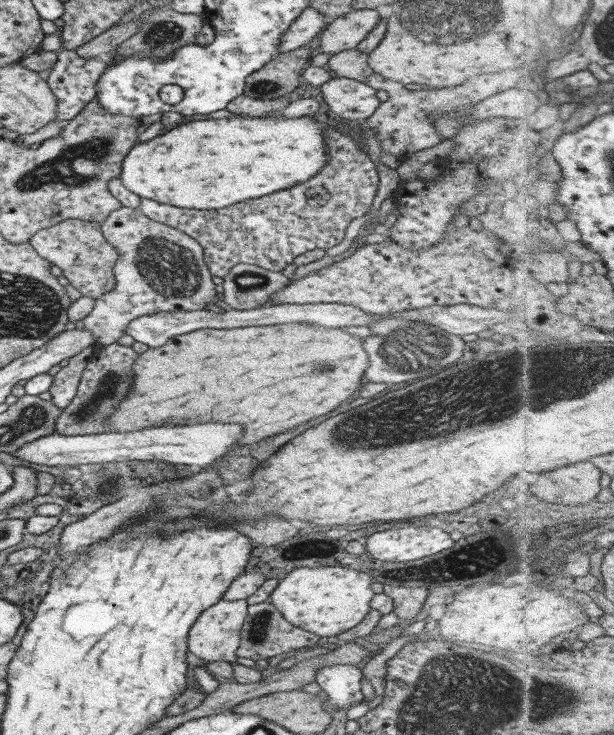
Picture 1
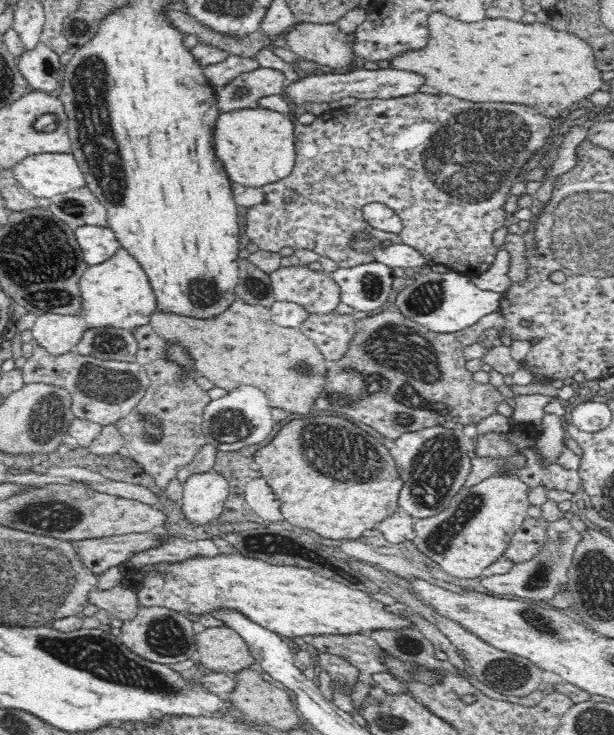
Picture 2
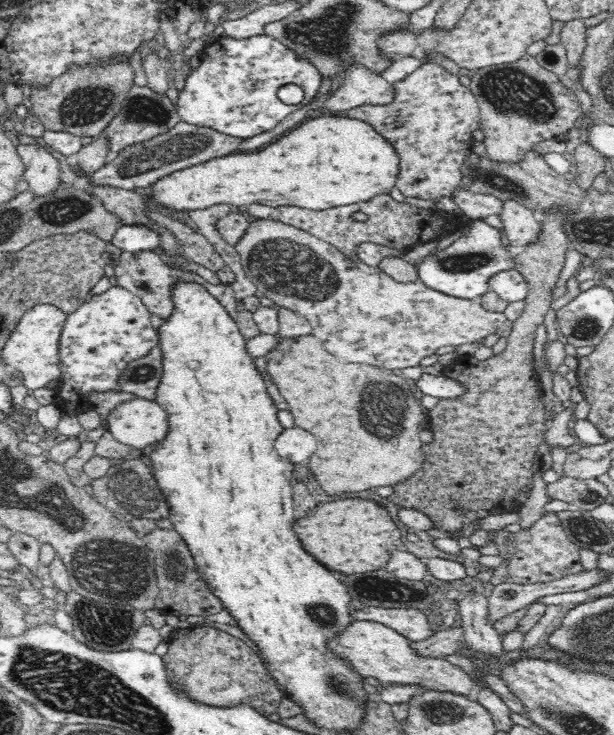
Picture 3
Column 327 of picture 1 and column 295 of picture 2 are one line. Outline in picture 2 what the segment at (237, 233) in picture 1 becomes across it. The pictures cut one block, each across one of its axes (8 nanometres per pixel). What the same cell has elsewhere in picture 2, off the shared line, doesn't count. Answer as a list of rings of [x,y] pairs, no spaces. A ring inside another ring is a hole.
[[[412,93],[407,96],[390,99],[366,99],[359,100],[354,106],[344,106],[336,110],[330,110],[328,113],[322,113],[316,116],[316,120],[311,126],[297,123],[295,125],[294,148],[296,150],[296,163],[292,173],[288,178],[282,178],[278,182],[260,187],[264,193],[264,202],[256,206],[250,206],[246,212],[246,235],[251,242],[254,242],[260,250],[276,252],[286,246],[293,249],[304,248],[312,250],[320,256],[326,256],[336,262],[339,268],[352,268],[358,265],[374,262],[372,253],[356,251],[352,247],[352,241],[357,235],[368,235],[372,243],[383,243],[386,240],[392,243],[406,242],[407,246],[414,247],[421,252],[429,262],[435,264],[444,264],[454,271],[466,274],[469,277],[478,276],[490,268],[491,263],[496,260],[497,249],[494,246],[492,235],[506,224],[506,210],[504,202],[510,196],[510,188],[522,176],[524,165],[539,151],[542,146],[546,146],[549,137],[552,134],[552,121],[546,116],[536,112],[530,106],[522,104],[478,104],[469,101],[460,100],[454,96],[432,96],[426,93]],[[371,202],[381,202],[392,208],[396,215],[400,217],[403,223],[405,233],[403,235],[394,235],[376,230],[363,219],[362,209]]]

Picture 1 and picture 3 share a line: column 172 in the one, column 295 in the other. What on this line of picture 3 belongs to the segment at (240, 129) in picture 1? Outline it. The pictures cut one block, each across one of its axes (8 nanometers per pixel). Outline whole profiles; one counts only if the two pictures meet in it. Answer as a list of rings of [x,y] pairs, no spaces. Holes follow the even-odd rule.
[[[328,114],[322,118],[306,120],[308,122],[304,122],[300,128],[282,136],[278,142],[270,144],[262,152],[256,152],[256,154],[237,152],[163,176],[162,179],[151,184],[150,195],[146,198],[149,202],[154,202],[174,212],[210,208],[214,204],[228,204],[235,208],[256,202],[272,208],[298,206],[312,211],[321,211],[351,205],[354,202],[366,202],[372,196],[390,192],[394,188],[398,172],[400,172],[398,153],[396,153],[396,148],[380,136],[370,124],[343,117],[342,114]]]

